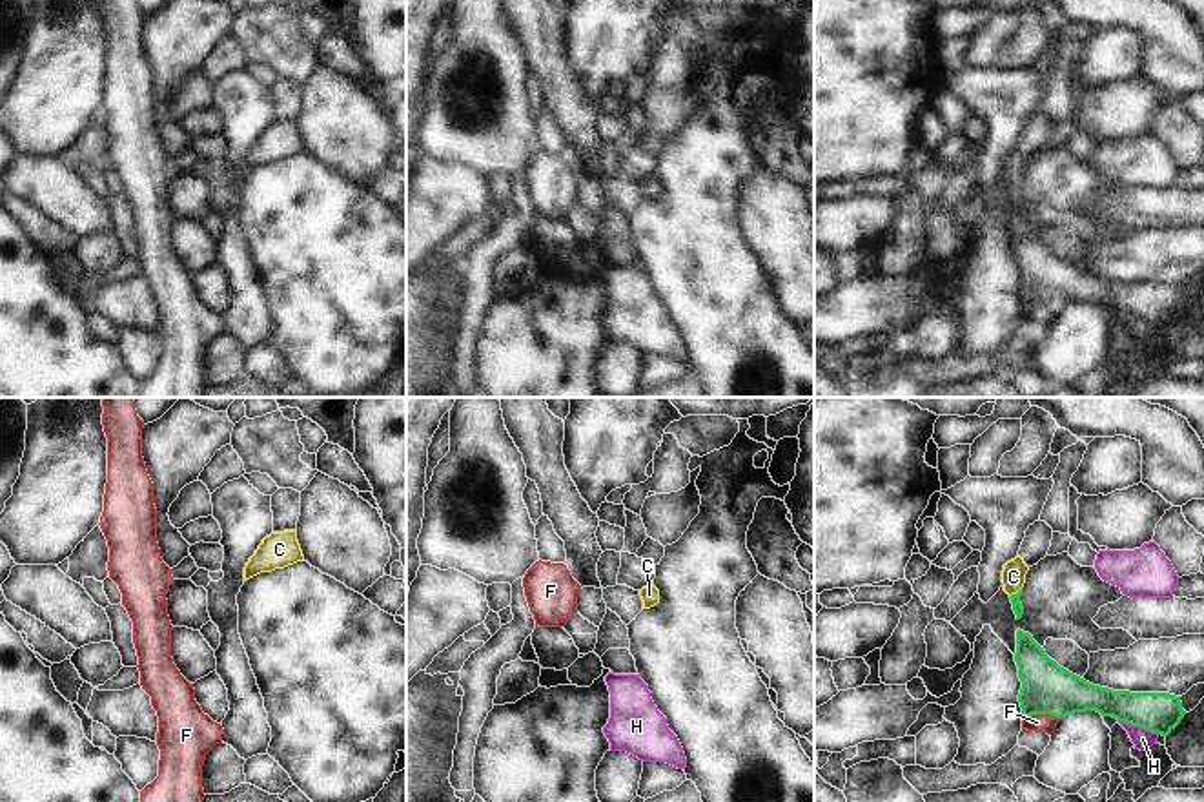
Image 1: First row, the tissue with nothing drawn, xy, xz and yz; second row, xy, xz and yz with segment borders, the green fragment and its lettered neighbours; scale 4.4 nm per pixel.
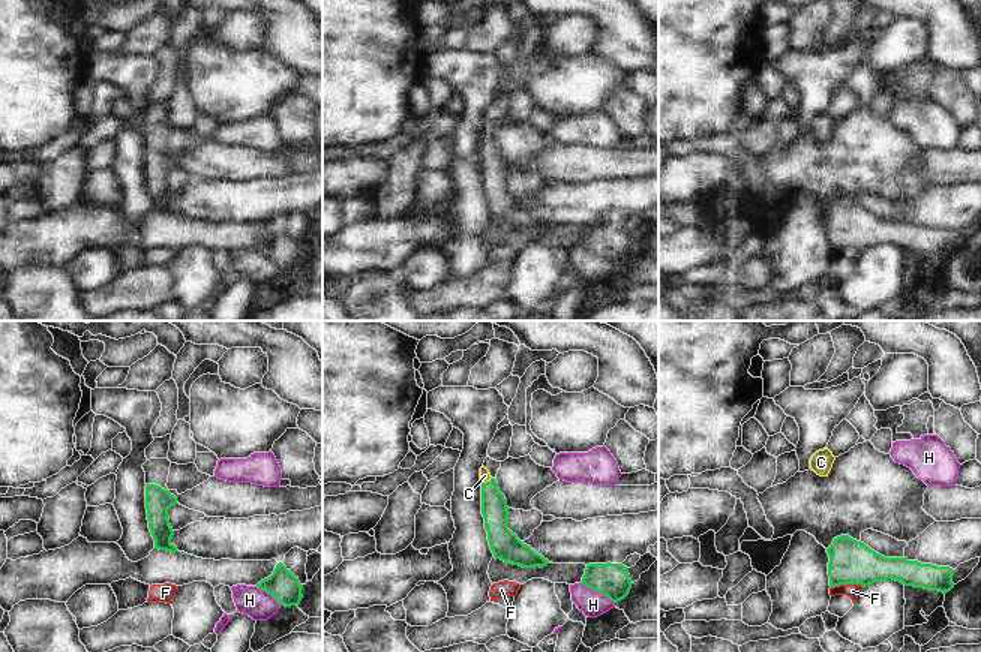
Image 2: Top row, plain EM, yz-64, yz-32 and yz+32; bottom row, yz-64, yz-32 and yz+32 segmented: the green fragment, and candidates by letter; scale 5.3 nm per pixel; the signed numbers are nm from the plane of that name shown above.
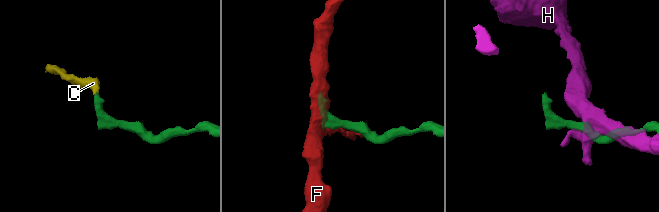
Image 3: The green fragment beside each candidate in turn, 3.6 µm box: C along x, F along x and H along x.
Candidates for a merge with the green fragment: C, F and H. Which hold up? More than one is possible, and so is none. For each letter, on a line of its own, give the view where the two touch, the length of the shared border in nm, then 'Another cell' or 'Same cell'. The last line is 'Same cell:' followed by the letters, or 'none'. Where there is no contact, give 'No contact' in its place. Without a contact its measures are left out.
C: Touches green in yz. Shared border 70 nm. Same cell
F: Touches green in yz. Shared border 150 nm. Another cell
H: Touches green in yz. Shared border 190 nm. Another cell
Same cell: C

